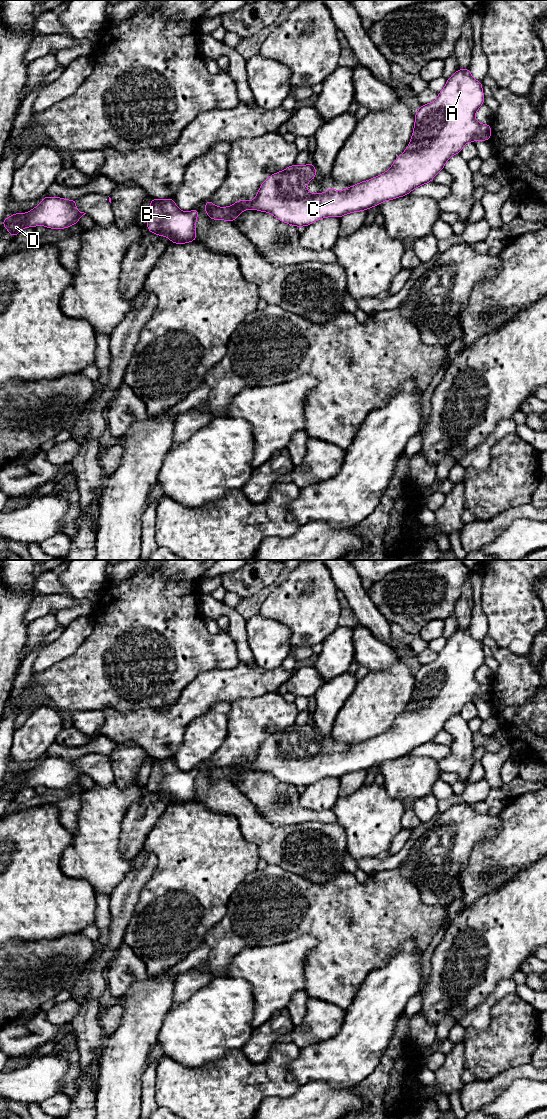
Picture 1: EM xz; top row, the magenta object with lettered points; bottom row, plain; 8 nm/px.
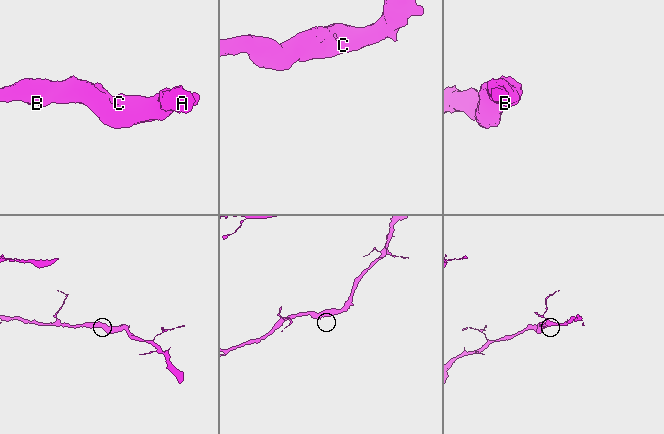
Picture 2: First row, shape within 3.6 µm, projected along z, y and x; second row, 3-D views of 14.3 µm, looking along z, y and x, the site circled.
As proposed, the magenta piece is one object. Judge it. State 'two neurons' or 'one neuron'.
one neuron

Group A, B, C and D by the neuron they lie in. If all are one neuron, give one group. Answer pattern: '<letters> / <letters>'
A B C D

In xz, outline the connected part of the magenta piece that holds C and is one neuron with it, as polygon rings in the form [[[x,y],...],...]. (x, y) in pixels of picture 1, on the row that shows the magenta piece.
[[[470,67],[457,69],[446,80],[445,87],[432,103],[420,105],[414,114],[415,124],[411,141],[404,153],[400,154],[392,166],[383,174],[370,180],[359,182],[342,191],[328,187],[326,193],[311,194],[306,185],[317,177],[312,162],[300,166],[297,164],[269,176],[260,185],[254,201],[240,199],[229,207],[217,207],[211,200],[205,201],[205,211],[212,220],[220,219],[233,222],[242,211],[252,210],[267,212],[278,220],[295,227],[308,225],[326,217],[338,217],[368,210],[384,201],[408,195],[417,187],[432,182],[433,178],[444,169],[447,160],[460,154],[463,146],[469,142],[483,140],[489,142],[491,124],[480,124],[475,120],[476,111],[484,105],[483,83],[475,80]]]

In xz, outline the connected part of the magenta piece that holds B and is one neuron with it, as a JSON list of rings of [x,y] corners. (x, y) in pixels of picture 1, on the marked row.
[[[172,197],[162,200],[151,198],[146,227],[153,234],[168,236],[170,243],[194,242],[197,239],[196,220],[198,215],[198,208],[190,212],[181,211]]]

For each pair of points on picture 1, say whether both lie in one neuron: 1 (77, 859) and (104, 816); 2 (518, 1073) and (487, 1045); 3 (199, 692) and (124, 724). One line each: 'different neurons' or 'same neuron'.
1: same neuron
2: different neurons
3: same neuron

